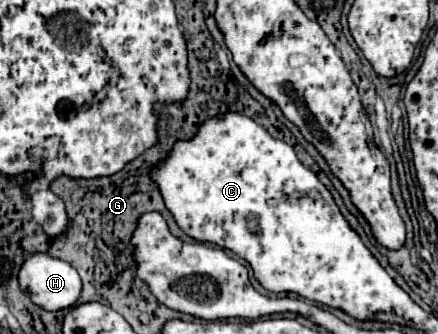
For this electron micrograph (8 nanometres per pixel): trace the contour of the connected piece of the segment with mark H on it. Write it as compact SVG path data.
M35 253L29 259L25 259L21 269L19 269L17 279L19 279L21 291L29 293L31 301L35 305L47 309L47 311L59 311L59 309L71 307L79 299L79 293L81 293L79 273L67 261L55 259L55 257L47 255L47 253Z

